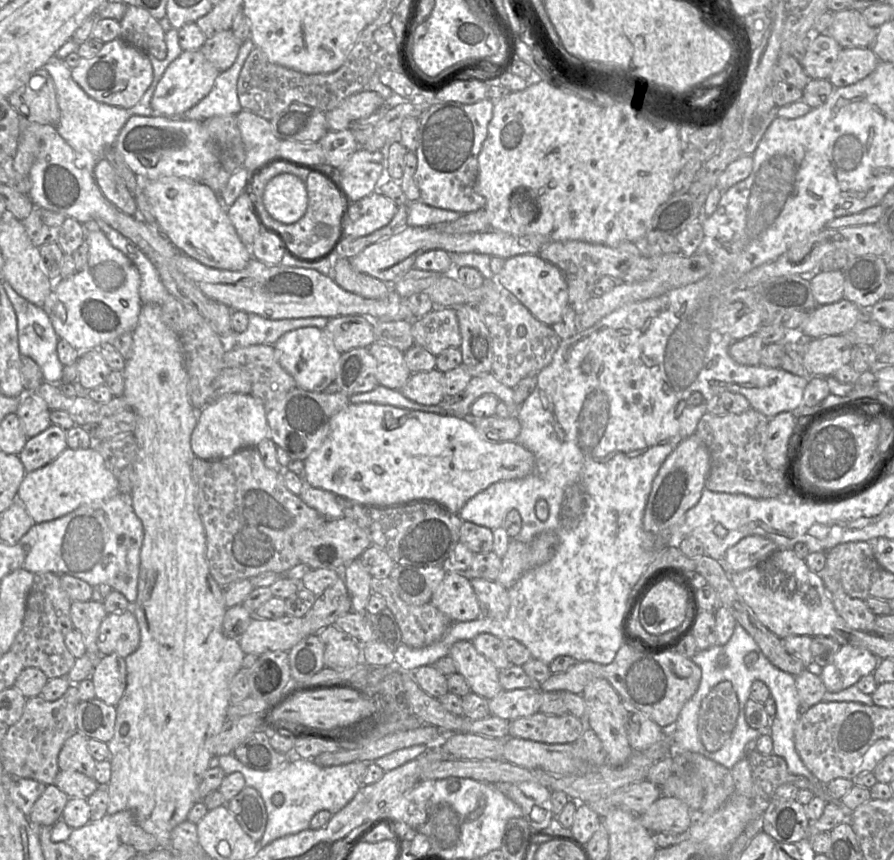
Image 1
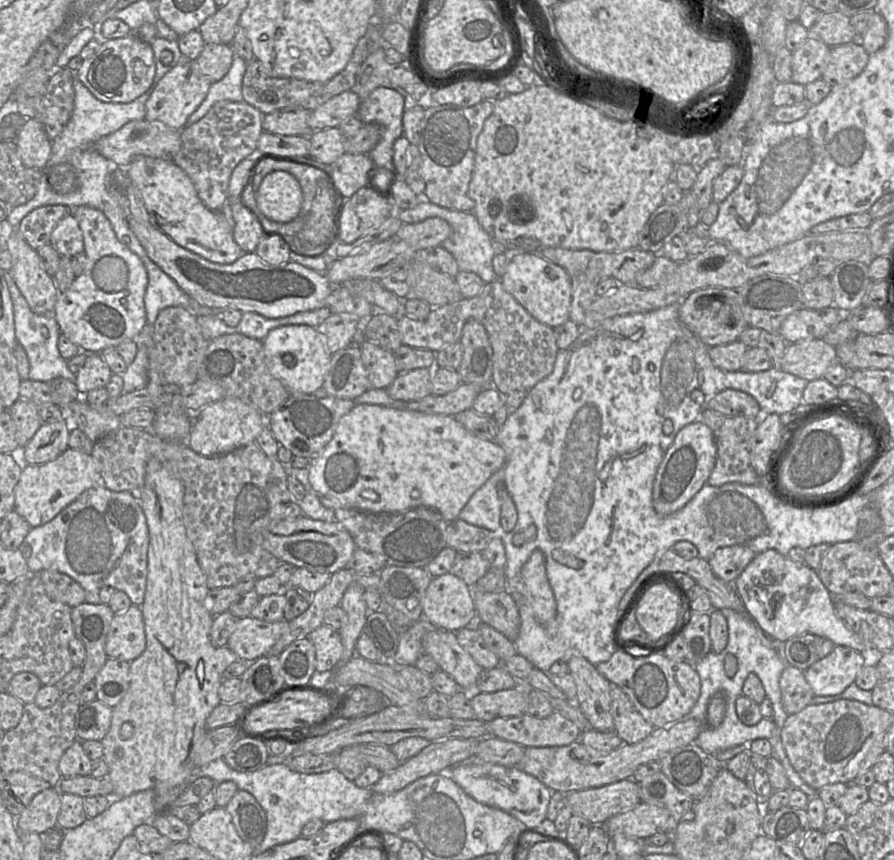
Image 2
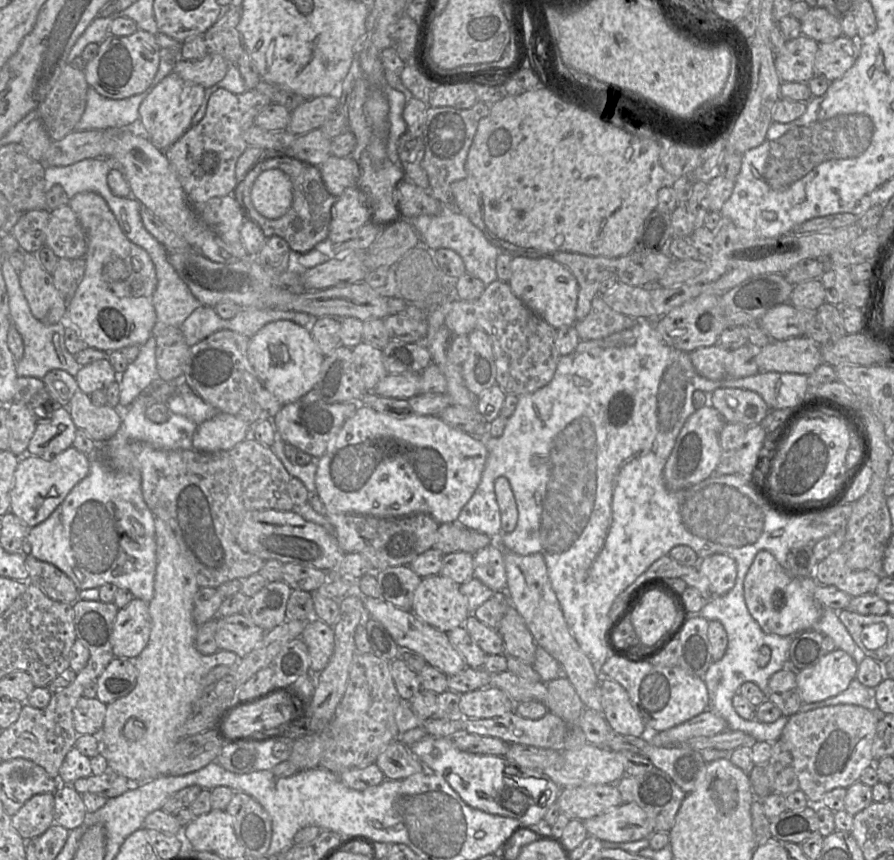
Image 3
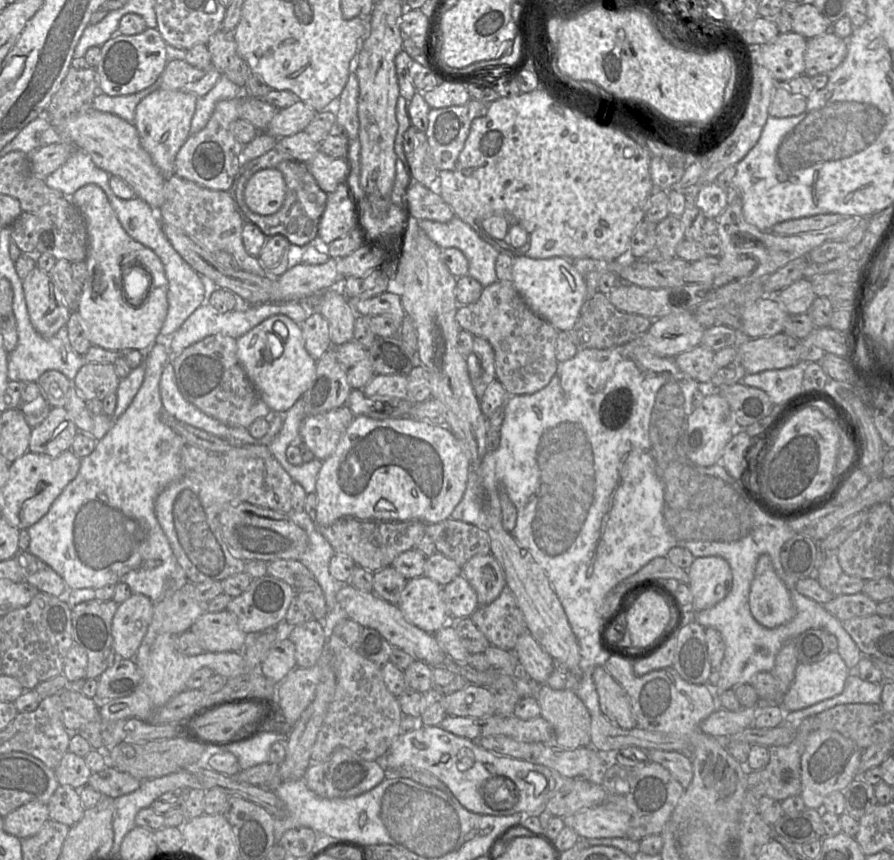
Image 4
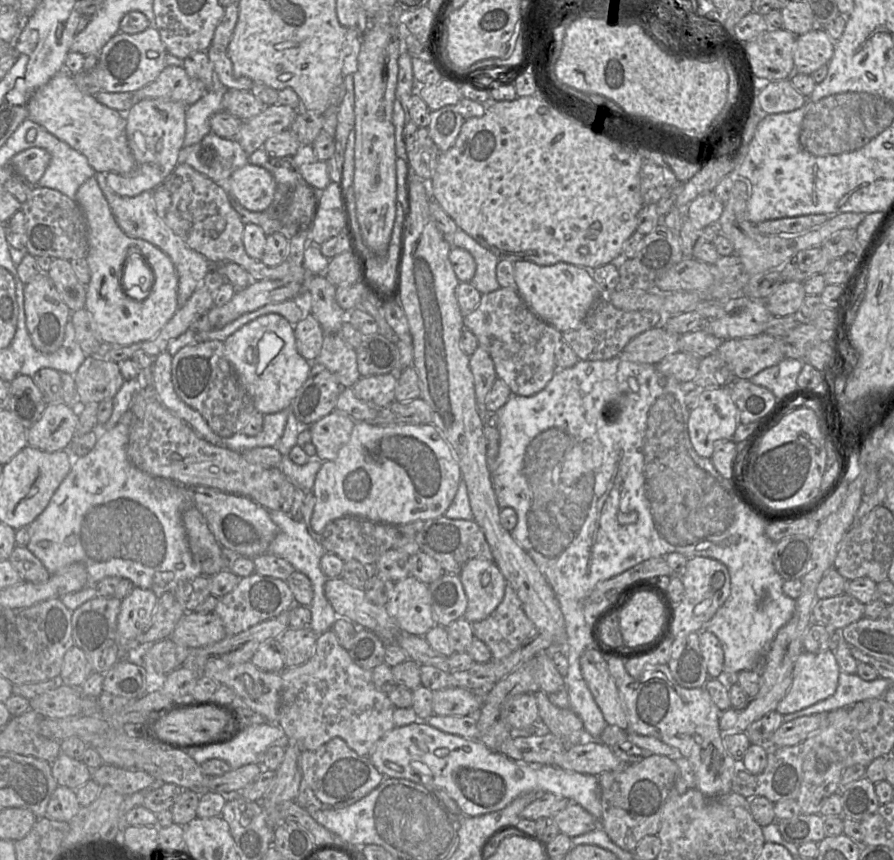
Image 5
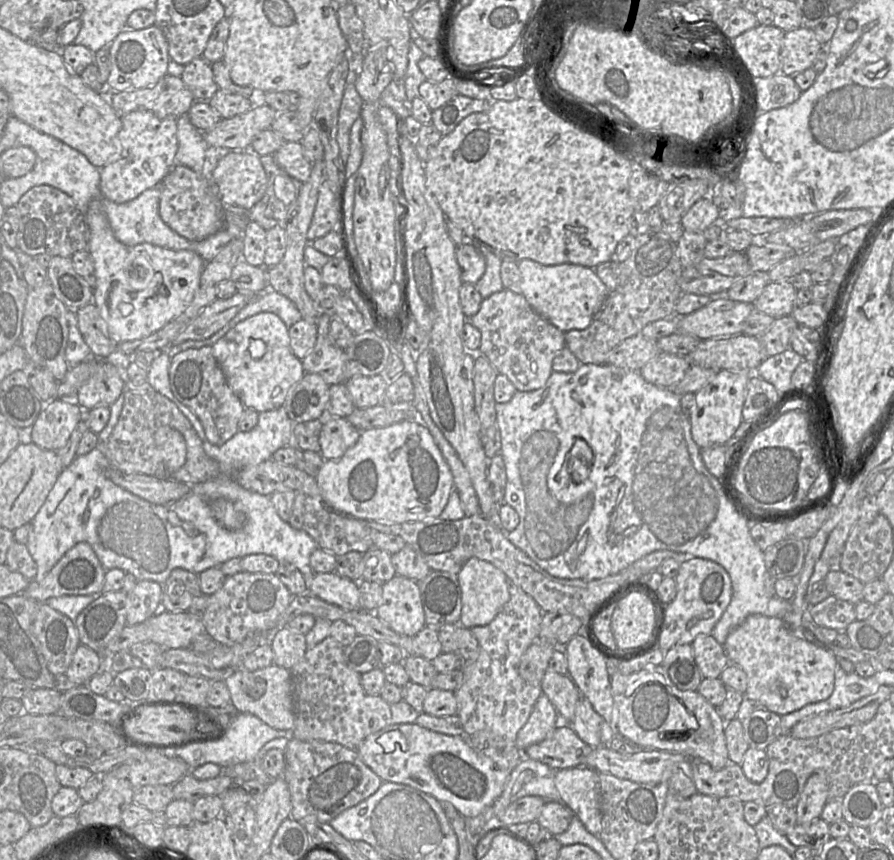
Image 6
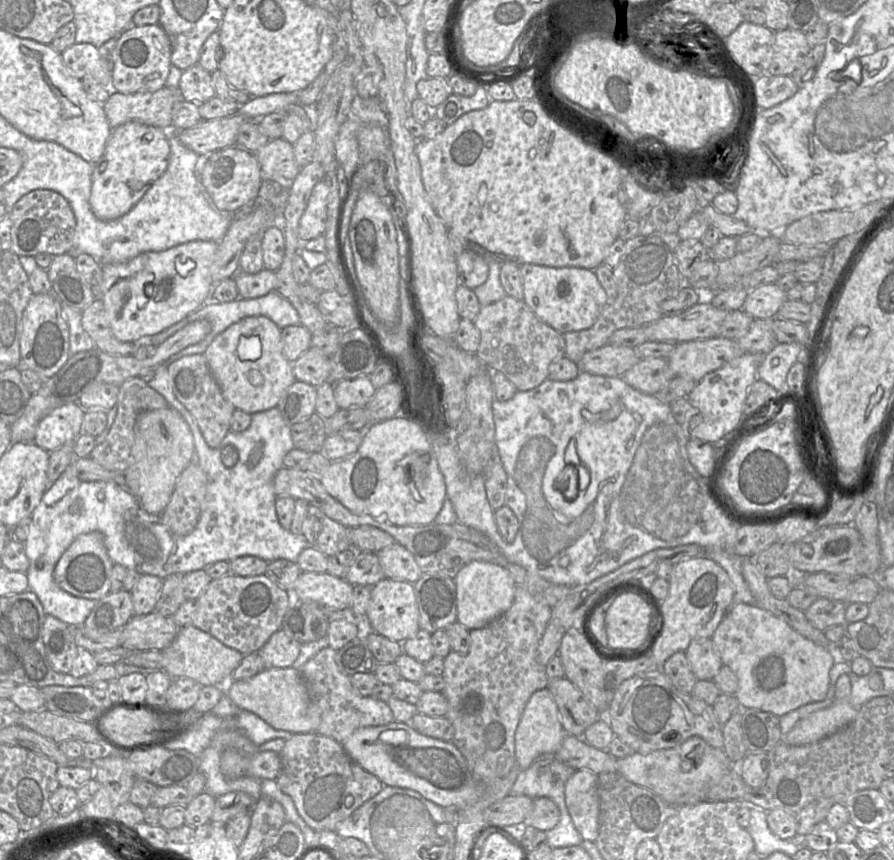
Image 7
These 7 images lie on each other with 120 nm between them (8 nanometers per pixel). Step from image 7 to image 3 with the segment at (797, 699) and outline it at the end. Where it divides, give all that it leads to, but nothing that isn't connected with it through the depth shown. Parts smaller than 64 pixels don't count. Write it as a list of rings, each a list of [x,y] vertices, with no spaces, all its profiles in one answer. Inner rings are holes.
[[[841,649],[824,655],[818,663],[796,673],[797,693],[803,704],[820,702],[846,690],[856,678],[858,664]]]

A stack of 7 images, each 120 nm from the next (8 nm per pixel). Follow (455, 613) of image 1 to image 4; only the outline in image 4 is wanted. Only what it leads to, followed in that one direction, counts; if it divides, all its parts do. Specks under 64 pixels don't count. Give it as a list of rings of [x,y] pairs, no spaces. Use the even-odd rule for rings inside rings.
[[[424,575],[407,581],[397,606],[408,622],[431,634],[451,620],[443,599],[443,586]]]

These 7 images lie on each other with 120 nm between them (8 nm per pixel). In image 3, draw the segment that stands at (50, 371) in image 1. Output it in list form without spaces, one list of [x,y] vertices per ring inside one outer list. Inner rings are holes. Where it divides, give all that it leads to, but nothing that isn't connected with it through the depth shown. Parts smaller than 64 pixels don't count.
[[[5,255],[3,261],[2,274],[9,298],[11,325],[13,324],[17,329],[24,344],[23,358],[16,363],[17,376],[43,379],[48,372],[60,369],[75,377],[82,366],[75,361],[74,356],[65,348],[64,326],[61,323],[45,325],[32,315],[20,286],[19,273],[9,262],[8,255]]]

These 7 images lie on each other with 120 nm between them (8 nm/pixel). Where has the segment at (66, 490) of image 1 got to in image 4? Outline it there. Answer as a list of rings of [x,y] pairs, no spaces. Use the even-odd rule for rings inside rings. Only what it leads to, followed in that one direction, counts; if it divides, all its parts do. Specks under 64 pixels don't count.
[[[71,449],[56,457],[27,451],[10,464],[9,478],[2,490],[1,516],[19,530],[28,529],[49,511],[56,498],[77,476],[80,466],[81,458]]]

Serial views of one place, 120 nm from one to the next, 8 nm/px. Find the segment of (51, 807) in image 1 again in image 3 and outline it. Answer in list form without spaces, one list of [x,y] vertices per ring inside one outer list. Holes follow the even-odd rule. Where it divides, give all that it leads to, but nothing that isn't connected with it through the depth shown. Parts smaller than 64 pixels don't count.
[[[54,793],[34,795],[11,816],[13,828],[24,840],[43,834],[54,823]]]

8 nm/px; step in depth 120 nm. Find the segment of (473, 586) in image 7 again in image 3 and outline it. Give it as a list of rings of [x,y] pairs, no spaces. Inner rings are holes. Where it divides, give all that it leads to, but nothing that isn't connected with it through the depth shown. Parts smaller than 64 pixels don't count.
[[[491,544],[473,555],[474,578],[478,579],[494,593],[506,591],[506,569],[504,551]]]

